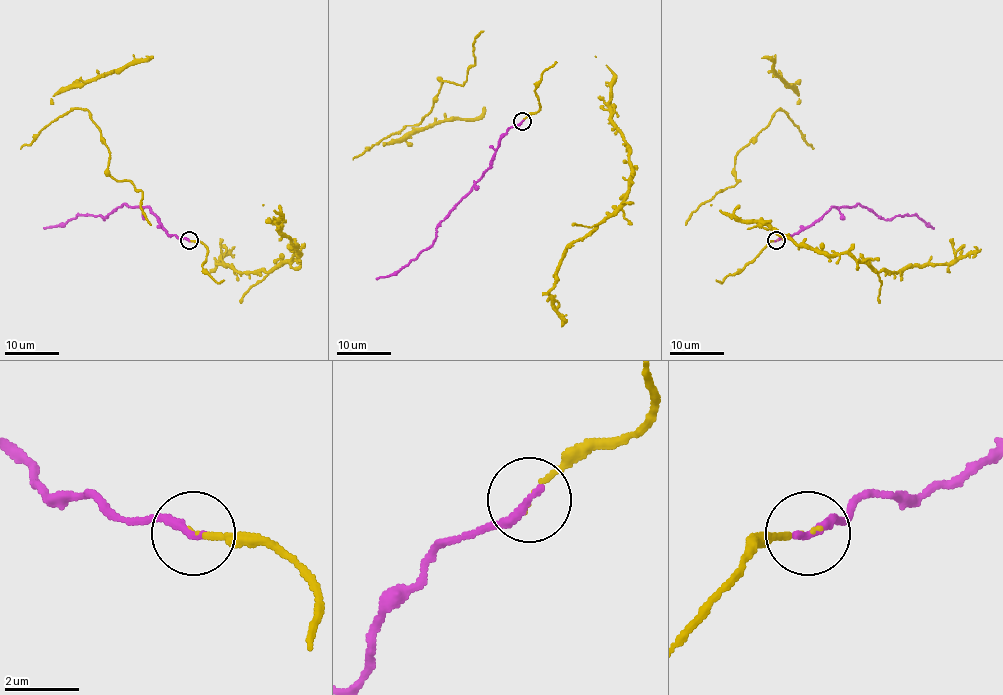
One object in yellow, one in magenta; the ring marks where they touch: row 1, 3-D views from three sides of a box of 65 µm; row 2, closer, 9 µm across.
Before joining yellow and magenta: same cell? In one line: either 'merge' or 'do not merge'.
do not merge

